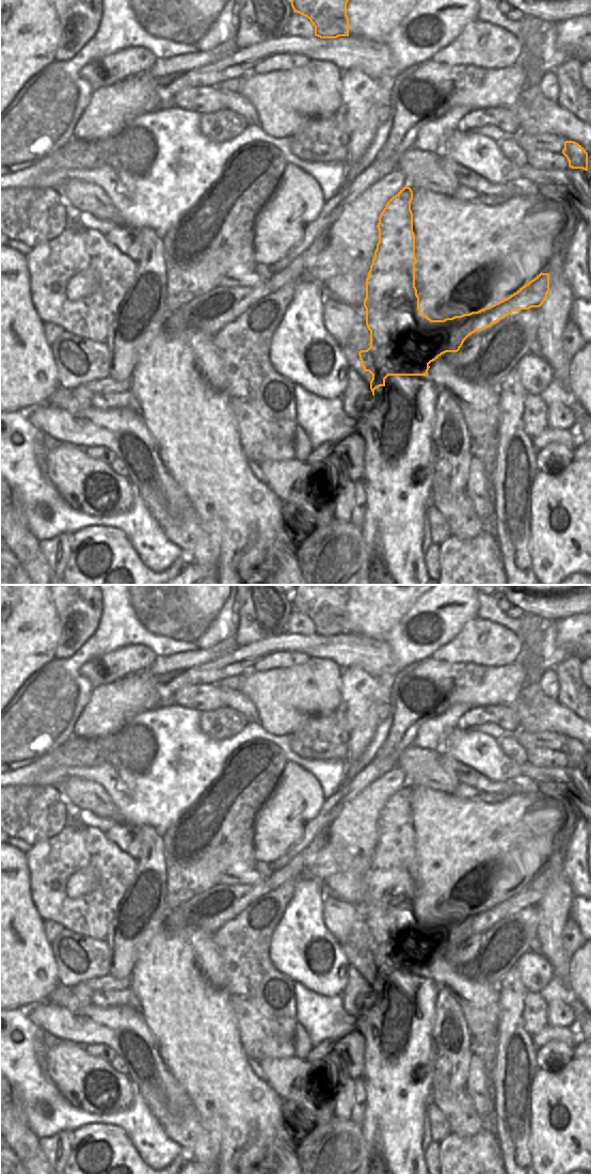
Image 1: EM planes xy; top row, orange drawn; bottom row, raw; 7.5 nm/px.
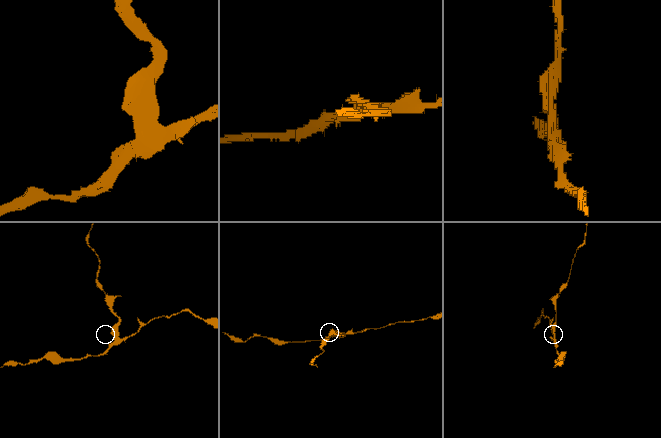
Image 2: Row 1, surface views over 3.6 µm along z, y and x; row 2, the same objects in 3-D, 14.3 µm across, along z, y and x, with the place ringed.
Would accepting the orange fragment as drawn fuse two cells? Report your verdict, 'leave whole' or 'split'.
split

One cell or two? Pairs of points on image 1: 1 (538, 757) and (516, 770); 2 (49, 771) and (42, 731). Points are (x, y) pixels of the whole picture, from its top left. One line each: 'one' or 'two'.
1: two
2: two

